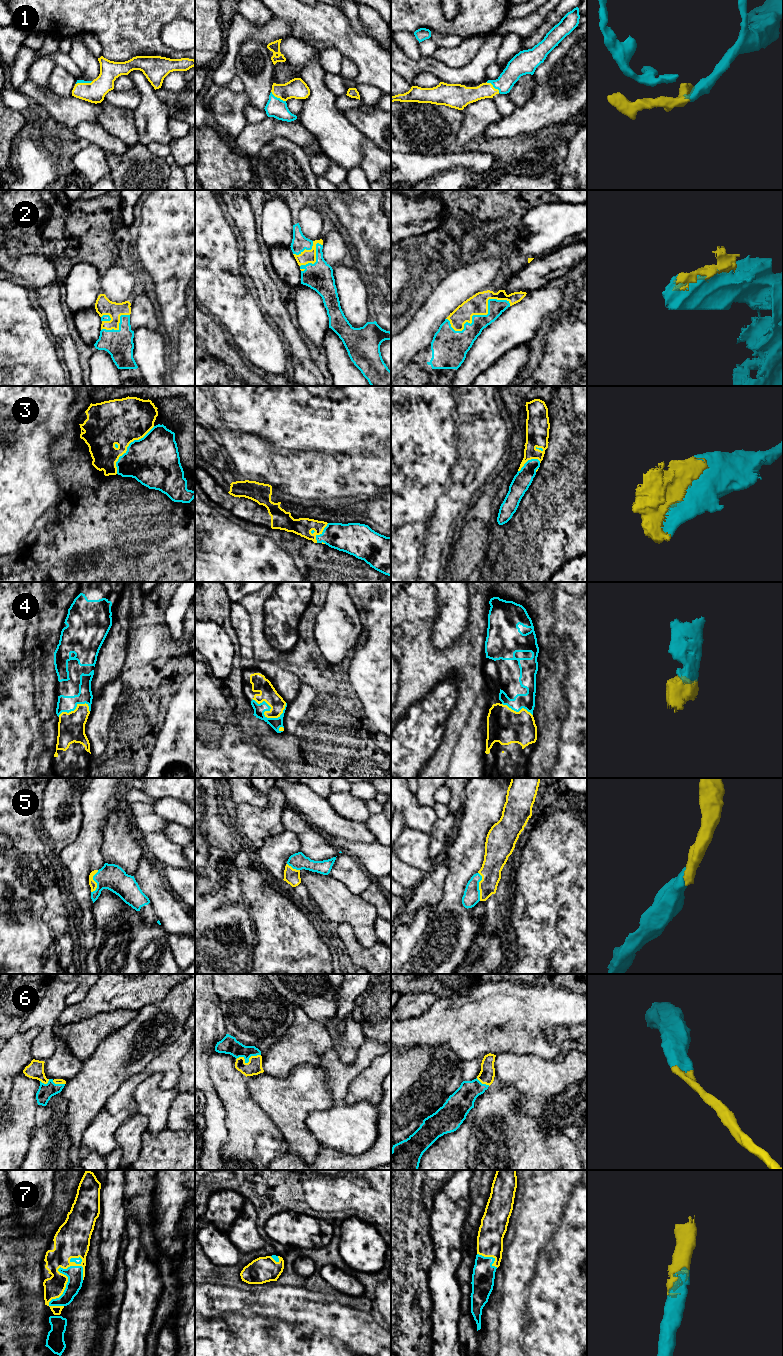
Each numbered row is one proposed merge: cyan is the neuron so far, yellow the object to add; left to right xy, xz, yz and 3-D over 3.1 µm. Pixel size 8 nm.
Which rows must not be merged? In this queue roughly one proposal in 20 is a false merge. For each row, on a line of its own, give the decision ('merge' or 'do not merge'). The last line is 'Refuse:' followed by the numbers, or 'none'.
1: merge
2: merge
3: merge
4: merge
5: merge
6: merge
7: merge
Refuse: none

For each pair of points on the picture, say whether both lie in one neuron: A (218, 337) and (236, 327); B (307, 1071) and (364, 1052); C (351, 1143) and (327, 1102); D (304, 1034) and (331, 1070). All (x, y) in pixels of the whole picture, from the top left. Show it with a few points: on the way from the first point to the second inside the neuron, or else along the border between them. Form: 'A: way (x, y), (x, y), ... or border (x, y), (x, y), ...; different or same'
A: border (221, 326), (228, 336); different
B: border (318, 1066), (326, 1076), (326, 1083), (329, 1089); different
C: border (335, 1104), (325, 1110), (312, 1110), (308, 1115); different
D: border (332, 1050), (326, 1051), (321, 1056), (319, 1066); different

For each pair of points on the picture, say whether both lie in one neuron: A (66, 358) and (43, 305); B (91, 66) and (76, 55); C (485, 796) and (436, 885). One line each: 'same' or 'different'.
A: same
B: same
C: different

